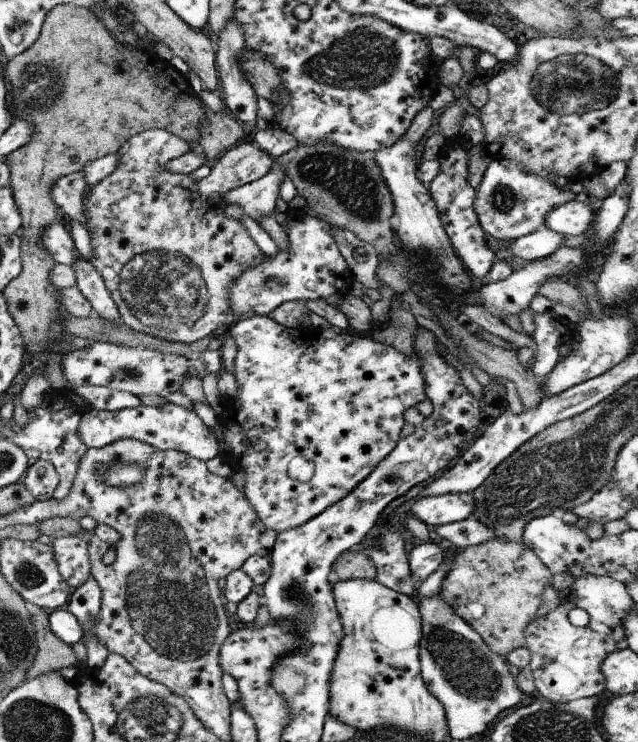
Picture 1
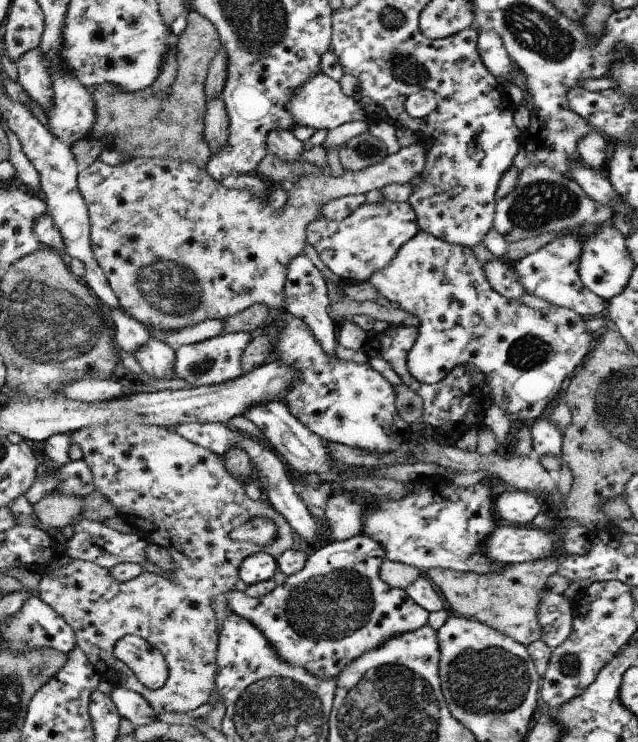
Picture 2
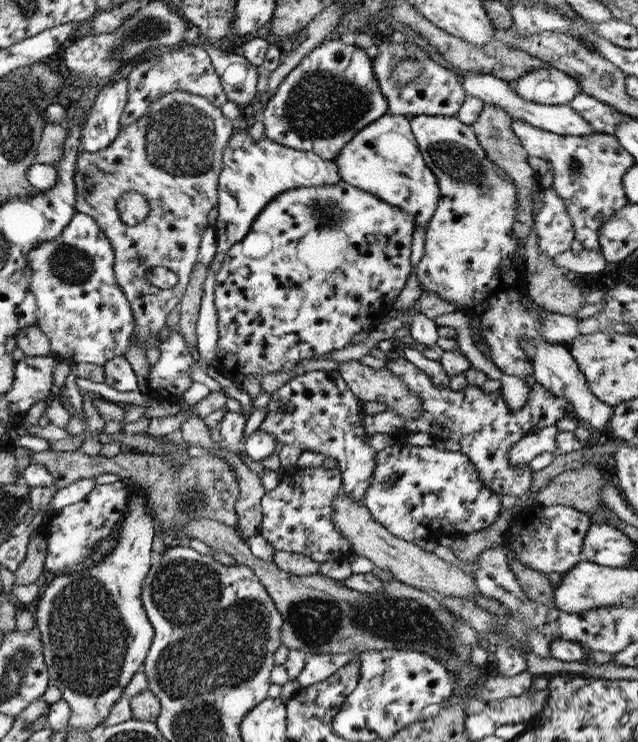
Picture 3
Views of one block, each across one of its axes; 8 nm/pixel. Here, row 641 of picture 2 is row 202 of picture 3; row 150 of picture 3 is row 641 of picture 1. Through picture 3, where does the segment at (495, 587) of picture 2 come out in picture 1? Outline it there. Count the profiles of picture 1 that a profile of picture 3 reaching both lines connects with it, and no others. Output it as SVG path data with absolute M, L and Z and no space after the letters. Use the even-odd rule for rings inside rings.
M494 538L460 550L459 554L453 558L451 565L441 580L439 596L454 610L454 614L457 614L457 617L477 632L493 654L504 658L509 652L524 646L523 628L531 622L531 618L535 617L539 604L541 604L541 594L545 586L550 584L552 576L537 556L527 546L523 546L522 542L509 542L503 538Z

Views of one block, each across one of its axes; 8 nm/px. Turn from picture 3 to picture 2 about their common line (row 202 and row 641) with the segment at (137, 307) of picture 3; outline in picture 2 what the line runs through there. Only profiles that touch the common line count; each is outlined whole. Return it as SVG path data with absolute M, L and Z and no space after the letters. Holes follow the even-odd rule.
M123 420L105 423L104 425L84 426L70 432L67 436L69 437L71 444L76 444L81 449L82 459L89 467L92 474L94 490L98 490L110 502L110 505L114 506L117 516L125 520L128 531L135 532L144 537L147 542L163 546L168 550L170 559L172 560L172 568L167 571L167 573L173 575L174 580L165 580L159 576L159 574L141 571L135 578L129 579L128 581L118 581L110 575L108 569L93 564L91 561L74 559L71 564L65 568L42 575L34 594L47 604L47 606L50 606L66 624L72 628L75 646L79 647L85 653L91 666L93 666L96 673L100 676L101 681L108 682L113 688L123 687L127 691L133 691L140 694L151 705L151 708L157 715L164 712L189 712L190 710L197 708L200 704L208 702L210 690L215 689L214 674L217 673L217 666L214 664L214 652L216 651L219 627L217 626L213 610L211 609L211 599L218 593L226 593L229 589L234 588L235 581L238 579L240 562L246 556L256 553L257 551L266 551L273 559L277 560L278 556L281 556L285 550L290 549L291 546L293 546L293 538L291 537L292 528L265 500L265 498L256 501L249 500L245 496L244 486L228 473L228 470L222 465L222 458L218 454L211 452L208 448L200 447L194 442L188 441L181 435L173 433L163 427L146 425L145 423L125 422ZM253 517L268 518L276 526L275 538L265 547L249 541L232 541L227 535L233 528L247 523ZM125 635L137 635L138 637L145 639L151 646L154 646L160 652L161 656L165 659L166 667L168 668L168 673L163 686L160 686L158 689L148 689L147 687L144 687L134 678L134 674L120 660L117 660L114 657L114 654L112 653L113 645L117 642L117 639L120 639Z

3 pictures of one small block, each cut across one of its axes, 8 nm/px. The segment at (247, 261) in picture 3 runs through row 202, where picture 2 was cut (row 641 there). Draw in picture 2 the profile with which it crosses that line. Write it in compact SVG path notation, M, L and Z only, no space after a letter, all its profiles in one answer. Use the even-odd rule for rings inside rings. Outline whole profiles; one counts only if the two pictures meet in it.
M354 534L351 538L345 540L334 540L328 544L324 544L313 552L313 554L307 556L307 560L304 562L303 568L298 570L292 575L286 576L285 580L280 585L274 585L273 590L270 590L263 596L253 598L247 596L244 591L237 590L235 588L229 589L224 593L226 602L226 608L230 611L243 617L246 621L249 621L256 630L261 633L265 640L270 644L273 652L287 664L294 667L301 667L307 672L310 672L315 678L318 679L335 679L336 676L350 663L353 659L360 657L363 653L368 653L370 650L376 649L381 646L385 641L388 641L391 637L408 633L418 628L421 628L426 624L428 612L422 609L416 602L413 602L412 598L404 592L404 589L388 586L385 584L378 575L380 564L383 562L384 554L382 553L381 545L375 542L372 538L365 535Z

